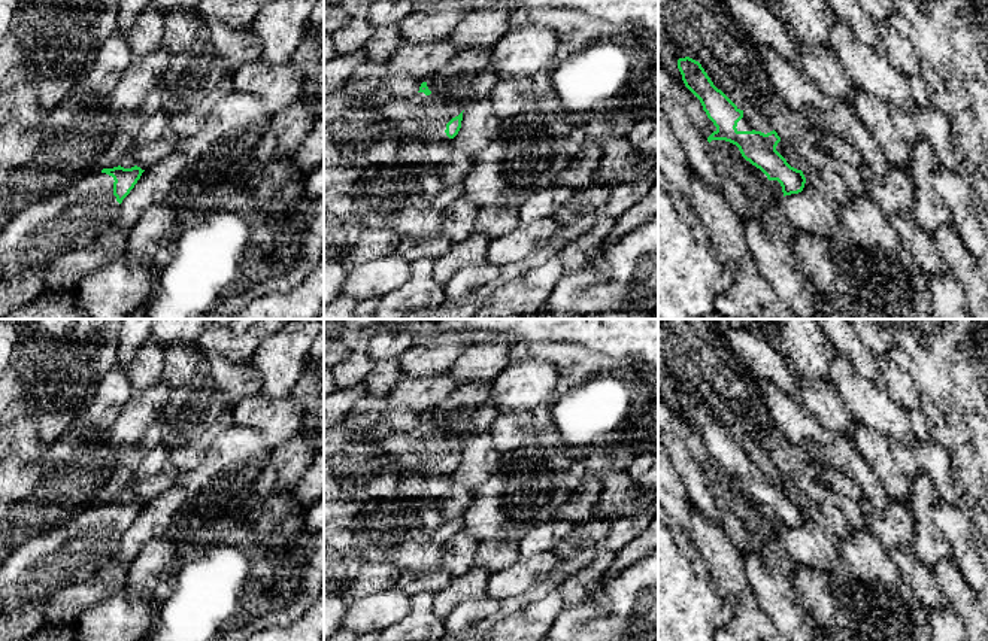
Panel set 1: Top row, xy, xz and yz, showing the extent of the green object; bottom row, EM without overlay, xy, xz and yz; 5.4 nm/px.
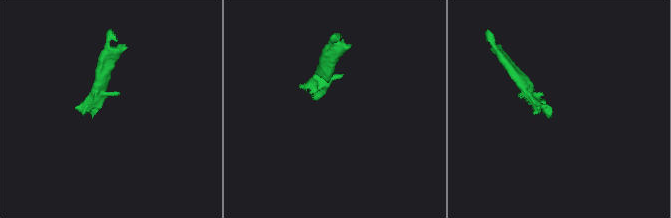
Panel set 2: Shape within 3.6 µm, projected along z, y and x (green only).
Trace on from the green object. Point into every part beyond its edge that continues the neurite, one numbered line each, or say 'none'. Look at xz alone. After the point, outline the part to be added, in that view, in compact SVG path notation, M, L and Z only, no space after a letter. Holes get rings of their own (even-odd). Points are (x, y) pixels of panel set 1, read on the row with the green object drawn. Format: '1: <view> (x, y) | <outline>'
1: xz (423, 117) | M431 79L427 80L427 86L431 91L430 95L418 92L412 98L382 103L382 118L404 139L449 142L445 133L446 124L467 104L440 94Z

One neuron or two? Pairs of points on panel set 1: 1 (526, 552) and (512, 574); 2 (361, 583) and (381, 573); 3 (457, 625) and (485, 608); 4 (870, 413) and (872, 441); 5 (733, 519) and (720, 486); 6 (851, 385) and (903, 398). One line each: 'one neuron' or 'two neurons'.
1: two neurons
2: one neuron
3: one neuron
4: two neurons
5: one neuron
6: two neurons

